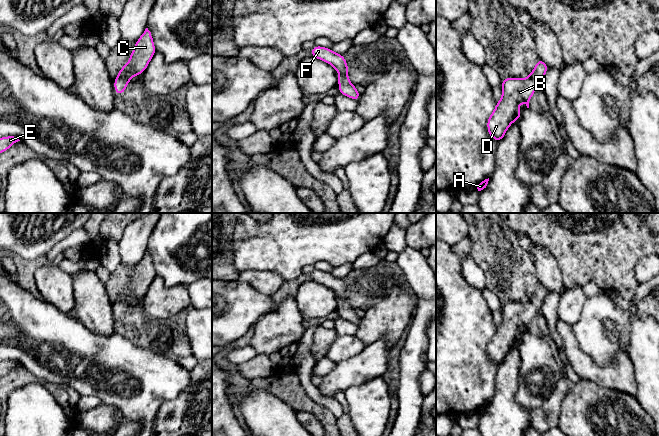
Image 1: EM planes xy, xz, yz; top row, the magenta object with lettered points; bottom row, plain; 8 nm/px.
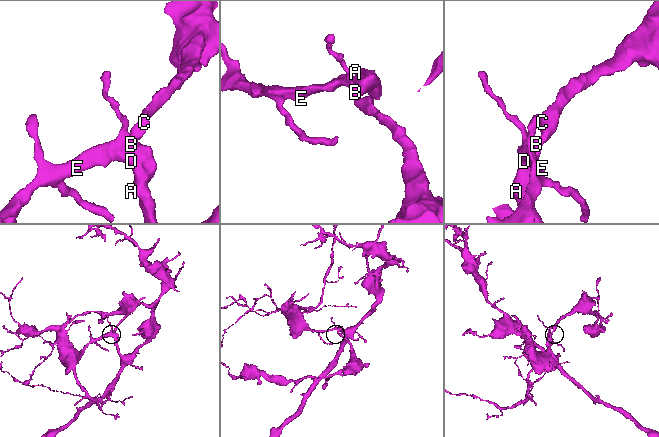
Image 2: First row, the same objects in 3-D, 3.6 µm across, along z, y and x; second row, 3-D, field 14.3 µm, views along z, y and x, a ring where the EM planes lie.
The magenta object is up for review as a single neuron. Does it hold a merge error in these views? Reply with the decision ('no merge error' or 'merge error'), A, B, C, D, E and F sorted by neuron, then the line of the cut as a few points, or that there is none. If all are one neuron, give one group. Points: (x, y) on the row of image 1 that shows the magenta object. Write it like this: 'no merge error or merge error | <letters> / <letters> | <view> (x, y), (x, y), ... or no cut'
no merge error | A B C D E F | no cut

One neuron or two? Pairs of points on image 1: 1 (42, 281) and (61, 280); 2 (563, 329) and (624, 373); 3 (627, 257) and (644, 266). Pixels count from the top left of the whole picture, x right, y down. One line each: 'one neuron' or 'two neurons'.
1: one neuron
2: one neuron
3: two neurons

